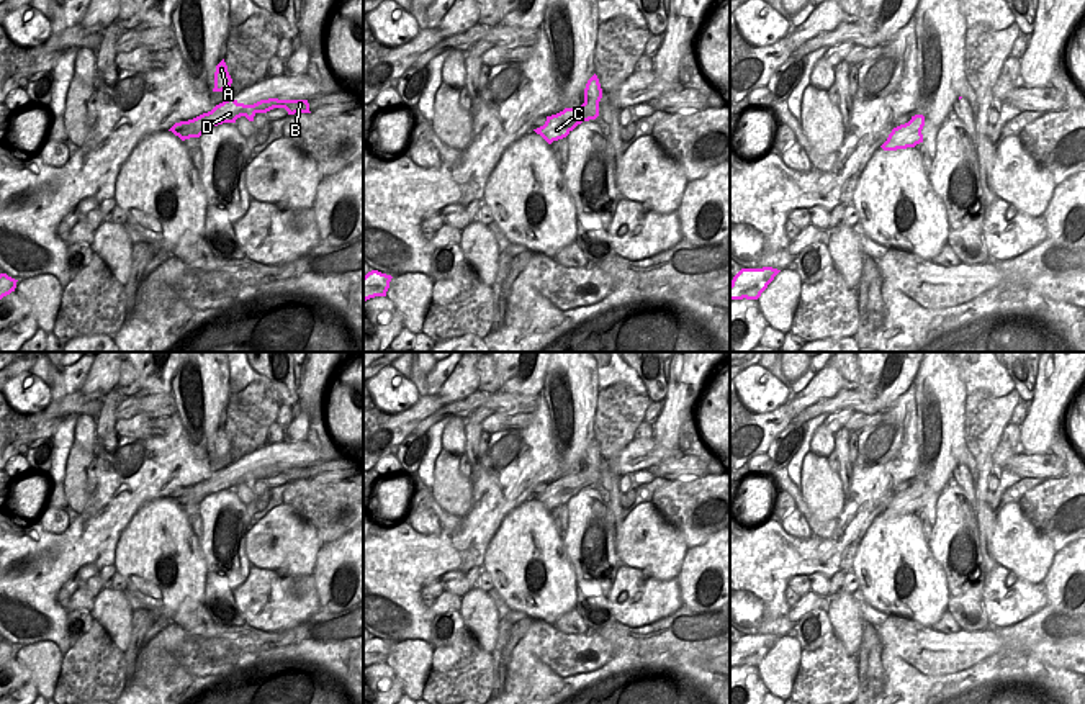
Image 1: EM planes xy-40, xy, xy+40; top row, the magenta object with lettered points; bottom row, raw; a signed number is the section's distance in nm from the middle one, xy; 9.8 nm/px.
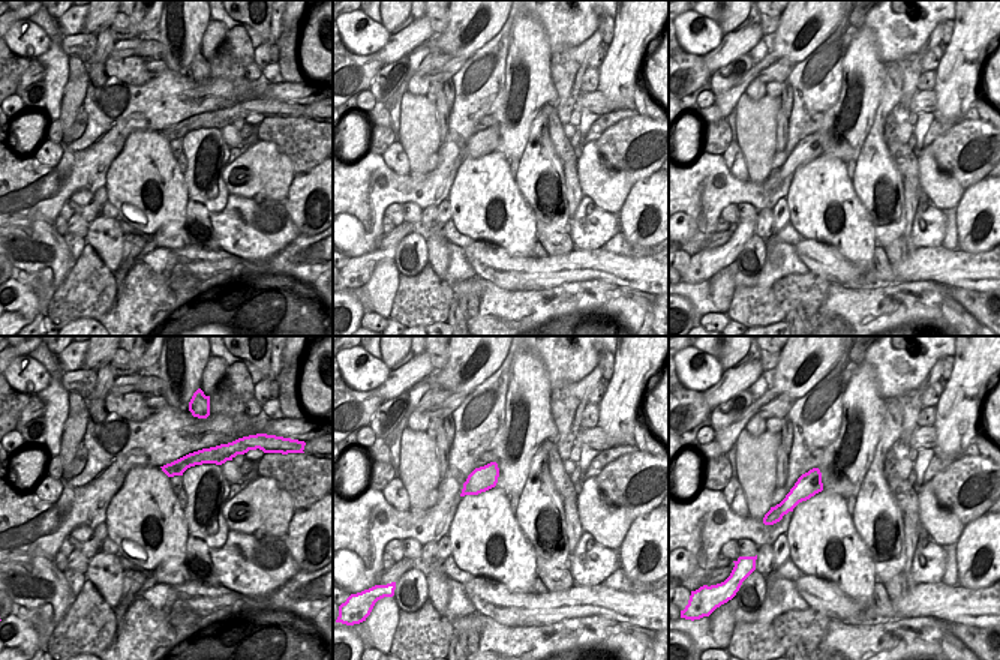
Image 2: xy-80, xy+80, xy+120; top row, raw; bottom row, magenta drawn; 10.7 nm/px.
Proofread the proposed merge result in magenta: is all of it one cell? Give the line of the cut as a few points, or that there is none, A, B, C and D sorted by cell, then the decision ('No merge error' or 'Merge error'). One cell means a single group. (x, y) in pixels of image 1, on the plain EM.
Split along xy (598, 467), (585, 470). Groups: A / B C D. Merge error

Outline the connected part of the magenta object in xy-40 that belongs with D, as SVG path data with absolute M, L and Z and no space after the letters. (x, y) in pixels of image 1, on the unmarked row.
M234 462L216 472L211 478L203 480L193 486L175 490L169 498L178 503L182 508L190 504L200 504L206 496L223 491L236 490L237 485L245 483L254 488L257 480L267 480L273 475L285 475L288 481L311 480L308 467L260 467L254 472L239 470Z

